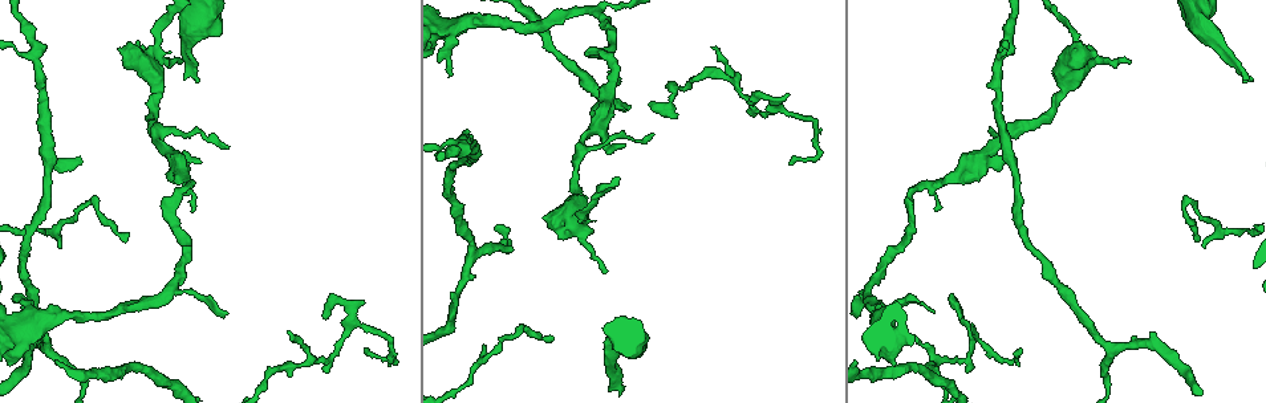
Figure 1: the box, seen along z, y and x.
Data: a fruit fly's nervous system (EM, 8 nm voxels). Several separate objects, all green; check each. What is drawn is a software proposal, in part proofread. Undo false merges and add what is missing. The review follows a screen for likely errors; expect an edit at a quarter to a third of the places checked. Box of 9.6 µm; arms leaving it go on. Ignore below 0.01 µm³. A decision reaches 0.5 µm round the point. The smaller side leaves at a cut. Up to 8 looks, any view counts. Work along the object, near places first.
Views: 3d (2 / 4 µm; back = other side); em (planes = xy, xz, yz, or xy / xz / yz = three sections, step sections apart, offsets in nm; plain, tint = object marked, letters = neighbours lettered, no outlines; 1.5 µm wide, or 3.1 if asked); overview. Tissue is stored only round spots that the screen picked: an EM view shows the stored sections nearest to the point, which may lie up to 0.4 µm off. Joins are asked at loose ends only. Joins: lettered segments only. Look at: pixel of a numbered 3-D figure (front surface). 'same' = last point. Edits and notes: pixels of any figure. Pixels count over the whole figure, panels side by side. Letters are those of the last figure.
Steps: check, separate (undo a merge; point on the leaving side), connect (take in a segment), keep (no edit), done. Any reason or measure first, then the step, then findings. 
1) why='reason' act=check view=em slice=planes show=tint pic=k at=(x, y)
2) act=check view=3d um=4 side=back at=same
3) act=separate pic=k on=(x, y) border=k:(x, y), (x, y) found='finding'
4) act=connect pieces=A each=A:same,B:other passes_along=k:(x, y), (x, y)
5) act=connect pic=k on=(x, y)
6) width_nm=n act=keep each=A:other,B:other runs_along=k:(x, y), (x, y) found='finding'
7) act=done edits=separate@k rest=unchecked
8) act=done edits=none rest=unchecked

why='free end' act=check view=em slice=yz step=8 show=letters pic=1 at=(197, 162)

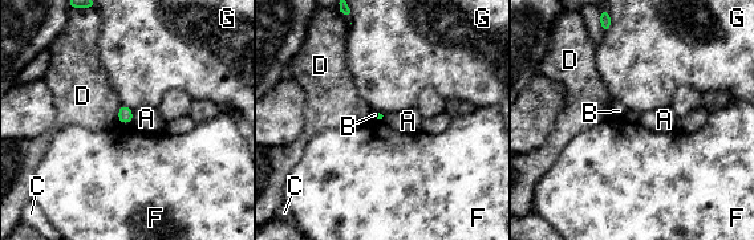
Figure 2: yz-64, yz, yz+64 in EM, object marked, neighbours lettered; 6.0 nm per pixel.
act=check view=em slice=planes show=letters at=same

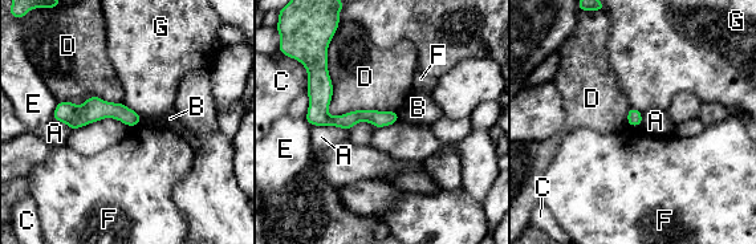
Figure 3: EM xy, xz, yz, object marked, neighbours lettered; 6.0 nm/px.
act=keep each=A:other,B:other,C:other,D:other,E:other,F:other,G:other runs_along=3:(314, 80), (330, 121), (394, 118) found='none of them fits'

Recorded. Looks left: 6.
why='an open end' act=check view=3d um=4 side=back pic=1 at=(1075, 47)

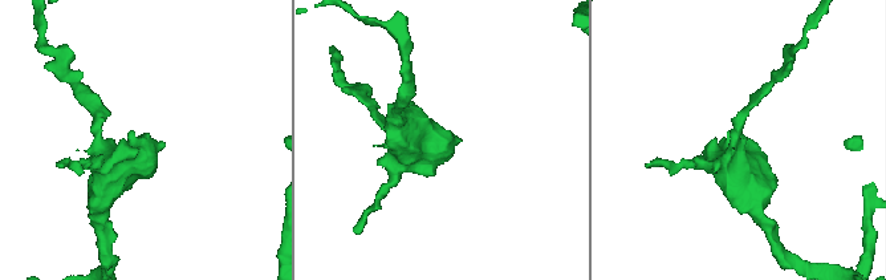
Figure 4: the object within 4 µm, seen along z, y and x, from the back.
act=check view=em slice=planes show=letters pic=4 at=(160, 143)

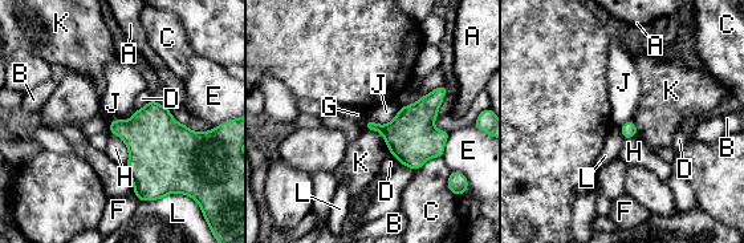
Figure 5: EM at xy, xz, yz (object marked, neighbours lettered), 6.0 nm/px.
longest_contact=J:240nm act=keep each=A:other,B:other,C:other,D:other,E:other,F:other,G:other,H:other,J:other,K:other,L:other found='no lettered segment goes on from it'

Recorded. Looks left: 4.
why='tapers out' act=check view=3d um=2 side=back pic=1 at=(290, 331)

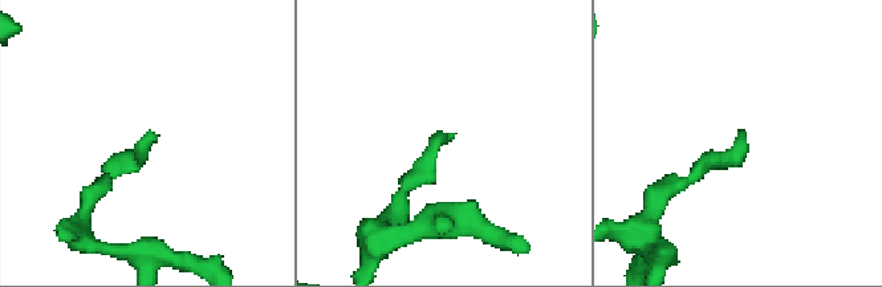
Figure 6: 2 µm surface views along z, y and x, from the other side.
act=check view=em slice=yz step=8 show=letters pic=6 at=(445, 138)

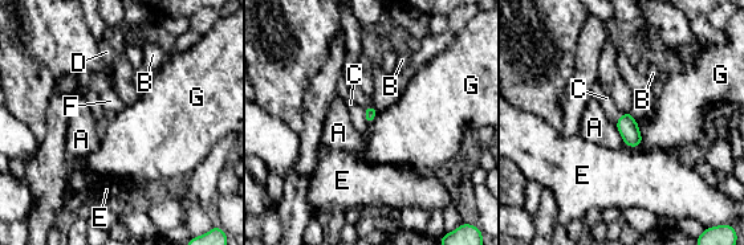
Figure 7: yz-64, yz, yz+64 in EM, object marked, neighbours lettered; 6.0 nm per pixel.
act=check view=em slice=planes show=letters at=same

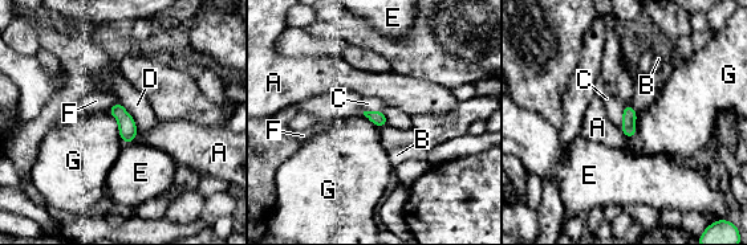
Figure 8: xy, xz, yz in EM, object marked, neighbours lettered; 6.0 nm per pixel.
longest_contact=G:220nm act=keep each=A:other,B:other,C:other,D:other,E:other,F:other,G:other border=8:(108, 110), (116, 119), (124, 143) found='none of them fits'

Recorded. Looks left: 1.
act=done edits=none rest=unchecked

